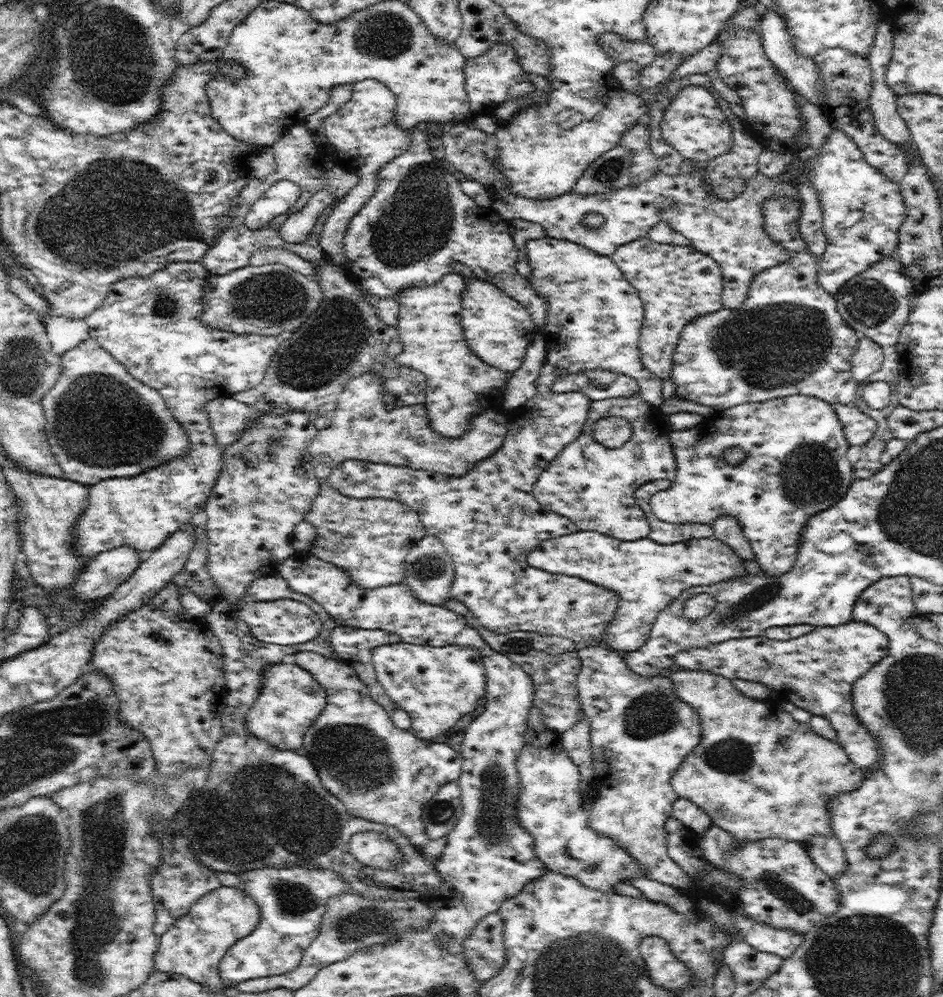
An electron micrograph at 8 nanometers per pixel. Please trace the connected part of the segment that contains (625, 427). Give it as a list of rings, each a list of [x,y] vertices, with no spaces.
[[[619,416],[603,418],[593,424],[593,440],[597,440],[599,444],[611,450],[623,448],[631,440],[631,434],[633,434],[631,424]]]

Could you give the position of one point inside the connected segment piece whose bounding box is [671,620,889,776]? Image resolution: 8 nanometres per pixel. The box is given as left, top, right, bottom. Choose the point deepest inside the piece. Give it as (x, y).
(816, 671)

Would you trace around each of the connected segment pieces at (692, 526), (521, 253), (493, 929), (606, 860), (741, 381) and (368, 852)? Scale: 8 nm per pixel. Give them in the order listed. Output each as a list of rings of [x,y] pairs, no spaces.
[[[639,486],[635,490],[635,502],[645,512],[649,526],[651,526],[647,538],[655,540],[657,544],[679,544],[679,542],[687,542],[687,540],[699,540],[699,538],[713,536],[713,528],[707,524],[697,524],[697,522],[669,524],[669,522],[655,518],[655,514],[651,512],[651,506],[649,506],[649,498],[651,498],[651,492],[657,492],[657,490],[659,490],[657,486],[653,490],[651,490],[651,486]]]
[[[509,220],[509,232],[511,232],[511,238],[515,242],[515,248],[517,248],[517,272],[521,276],[529,276],[533,274],[531,270],[531,264],[527,260],[527,252],[525,252],[525,244],[527,240],[535,240],[535,238],[543,238],[547,236],[545,230],[539,226],[539,224],[531,224],[529,220]]]
[[[499,912],[481,918],[465,938],[463,954],[475,980],[489,980],[505,966],[503,922]]]
[[[537,706],[529,710],[525,744],[515,758],[519,776],[519,796],[515,800],[515,814],[519,826],[533,838],[537,858],[547,866],[547,872],[577,878],[585,888],[605,894],[617,894],[617,884],[629,884],[633,878],[645,878],[637,860],[625,852],[609,836],[593,832],[587,824],[587,814],[581,808],[581,774],[561,744],[561,734],[545,726],[543,714]]]
[[[775,194],[767,202],[763,202],[763,216],[765,232],[777,246],[791,254],[791,260],[773,268],[765,268],[765,272],[753,276],[747,300],[741,308],[721,308],[717,312],[697,316],[689,324],[685,324],[673,350],[673,364],[669,376],[675,388],[675,396],[703,406],[713,406],[717,408],[717,412],[735,408],[739,404],[767,402],[797,394],[819,398],[833,406],[839,422],[843,424],[845,440],[851,444],[851,454],[855,454],[877,430],[877,422],[855,406],[857,380],[851,376],[851,360],[857,352],[861,336],[849,324],[845,324],[845,320],[837,312],[835,298],[827,294],[817,282],[817,258],[807,252],[807,246],[797,230],[801,202],[797,198]]]
[[[361,832],[349,840],[349,854],[367,868],[385,870],[385,862],[393,862],[393,846],[397,846],[387,834]]]

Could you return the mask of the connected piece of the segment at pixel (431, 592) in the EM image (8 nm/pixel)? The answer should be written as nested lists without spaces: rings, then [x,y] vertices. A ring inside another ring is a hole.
[[[423,536],[419,542],[411,546],[409,554],[405,556],[405,576],[401,584],[405,584],[413,592],[415,600],[441,606],[443,602],[449,600],[449,588],[453,578],[455,578],[455,566],[451,556],[445,552],[441,540],[437,540],[435,536]]]

